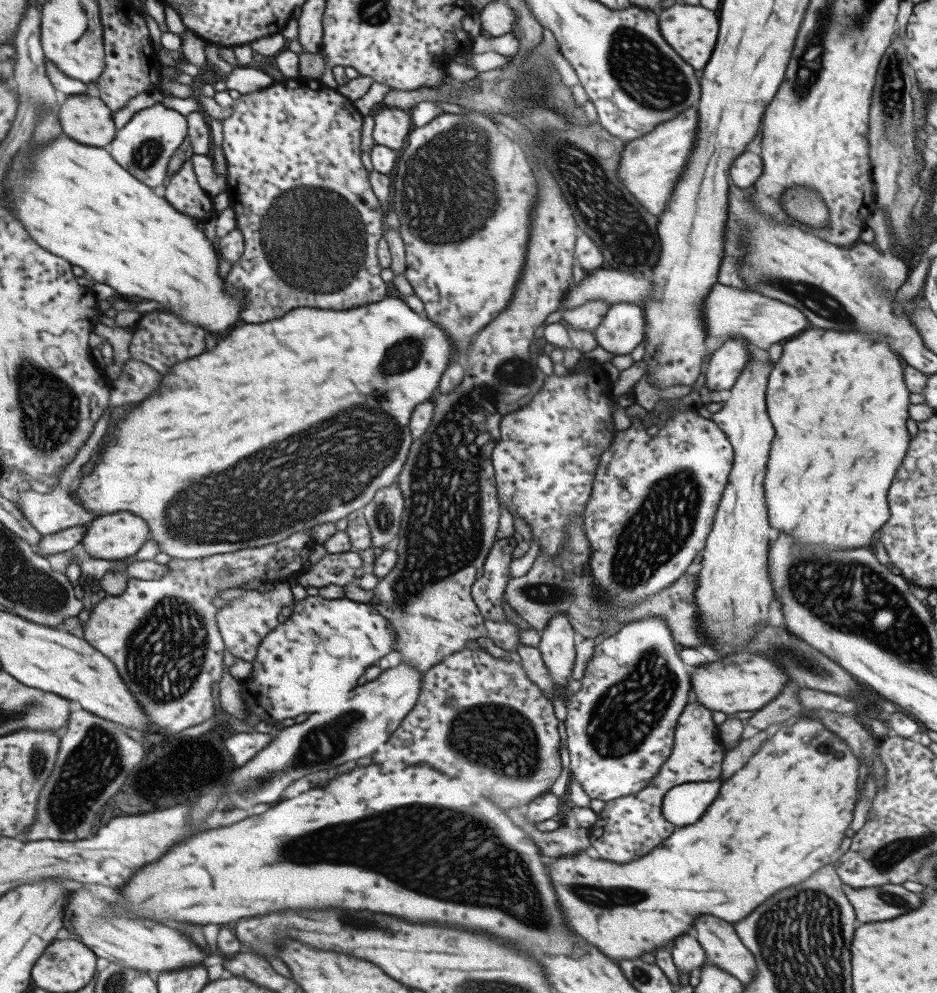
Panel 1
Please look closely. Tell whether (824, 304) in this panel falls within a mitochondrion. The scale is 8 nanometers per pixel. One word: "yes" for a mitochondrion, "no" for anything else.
yes

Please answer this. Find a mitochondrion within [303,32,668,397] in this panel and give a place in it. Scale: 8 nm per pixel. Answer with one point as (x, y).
(446, 193)

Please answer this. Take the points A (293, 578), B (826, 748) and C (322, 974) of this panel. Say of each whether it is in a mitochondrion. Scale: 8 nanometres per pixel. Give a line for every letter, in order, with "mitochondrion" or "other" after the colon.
A: other
B: other
C: other

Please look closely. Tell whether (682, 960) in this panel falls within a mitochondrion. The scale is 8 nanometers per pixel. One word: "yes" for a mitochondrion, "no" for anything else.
no

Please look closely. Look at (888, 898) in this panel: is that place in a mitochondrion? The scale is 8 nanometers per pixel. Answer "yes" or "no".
yes

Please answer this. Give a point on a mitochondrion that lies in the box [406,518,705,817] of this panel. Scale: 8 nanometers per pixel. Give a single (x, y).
(621, 719)

